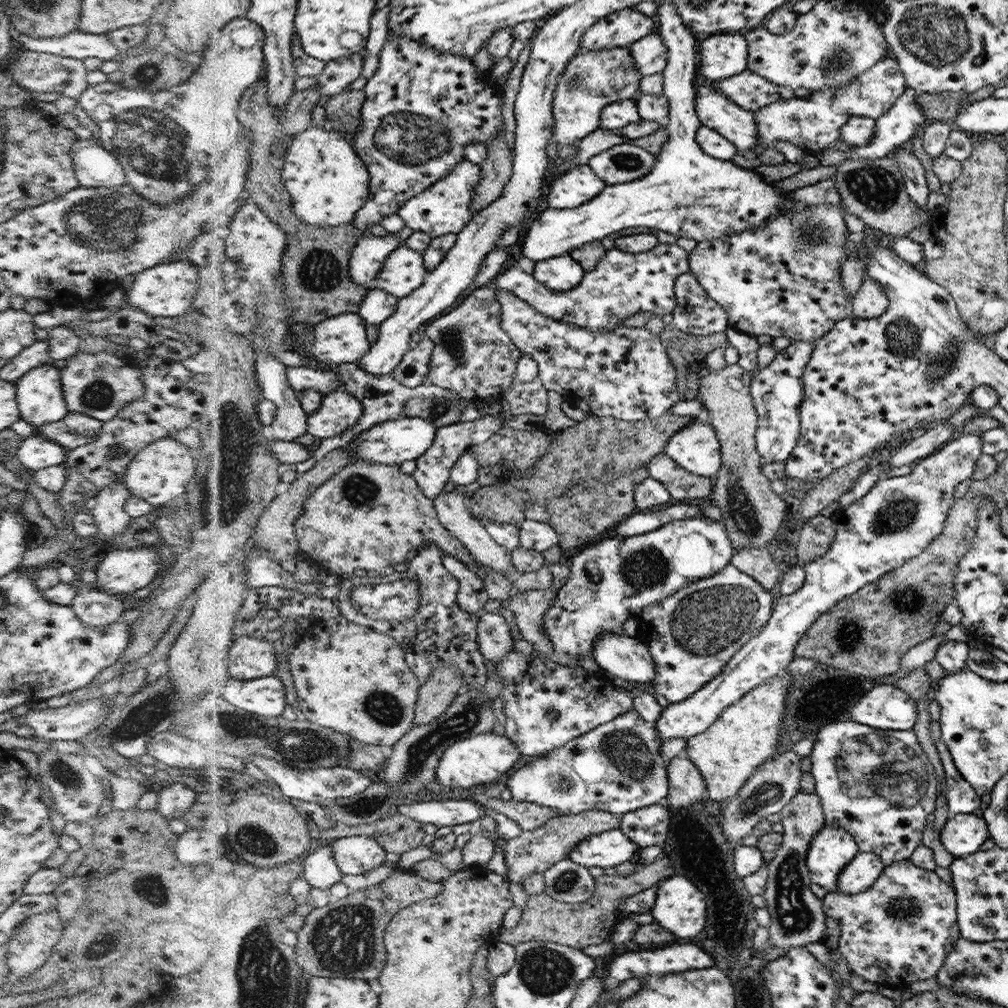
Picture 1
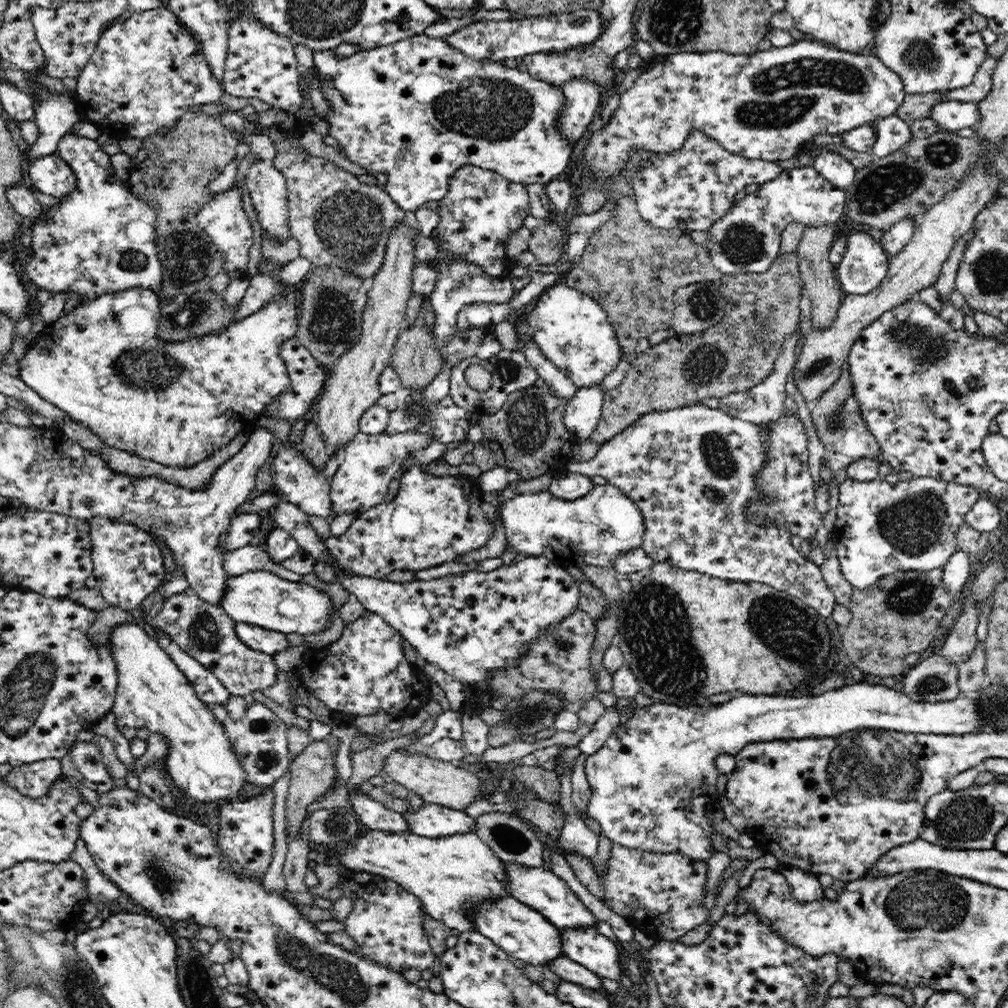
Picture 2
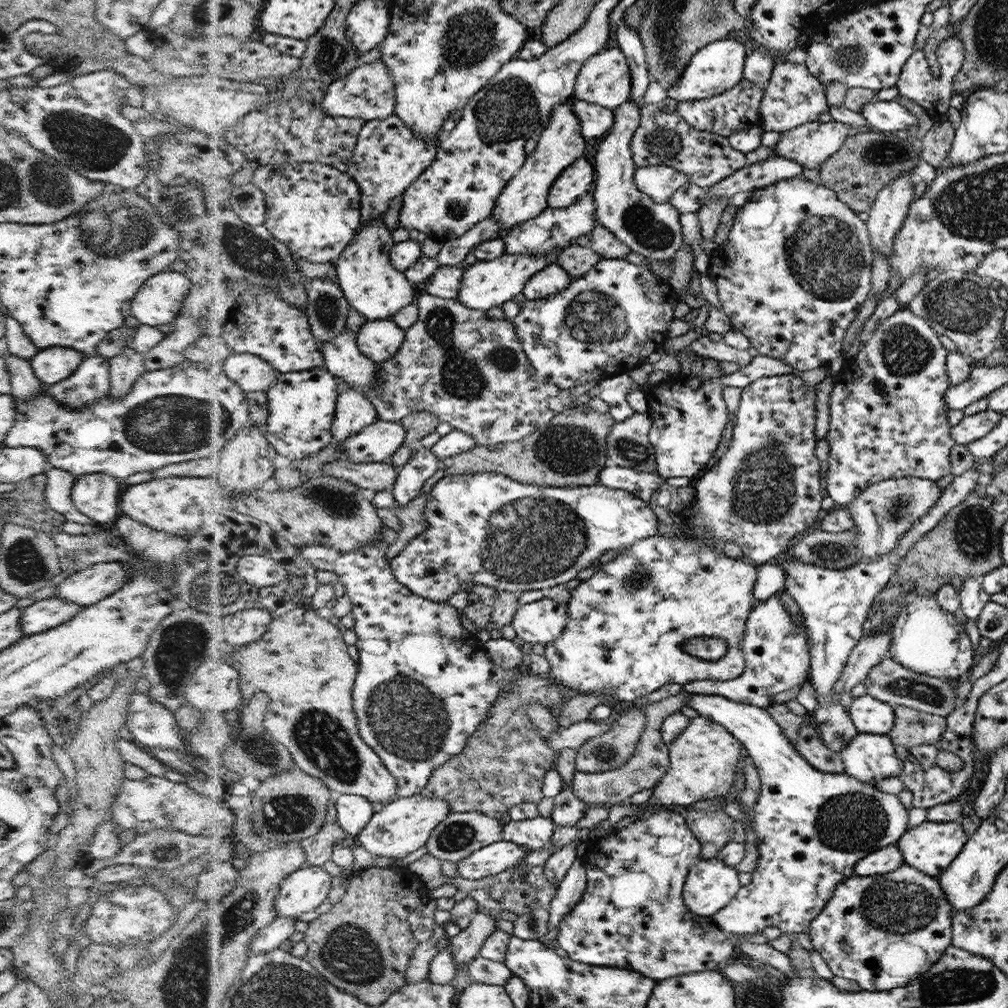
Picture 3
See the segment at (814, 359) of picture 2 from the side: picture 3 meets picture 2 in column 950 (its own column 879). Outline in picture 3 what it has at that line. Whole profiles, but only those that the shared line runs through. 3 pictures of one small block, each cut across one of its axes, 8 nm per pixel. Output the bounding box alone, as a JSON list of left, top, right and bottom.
[867,173,912,257]

